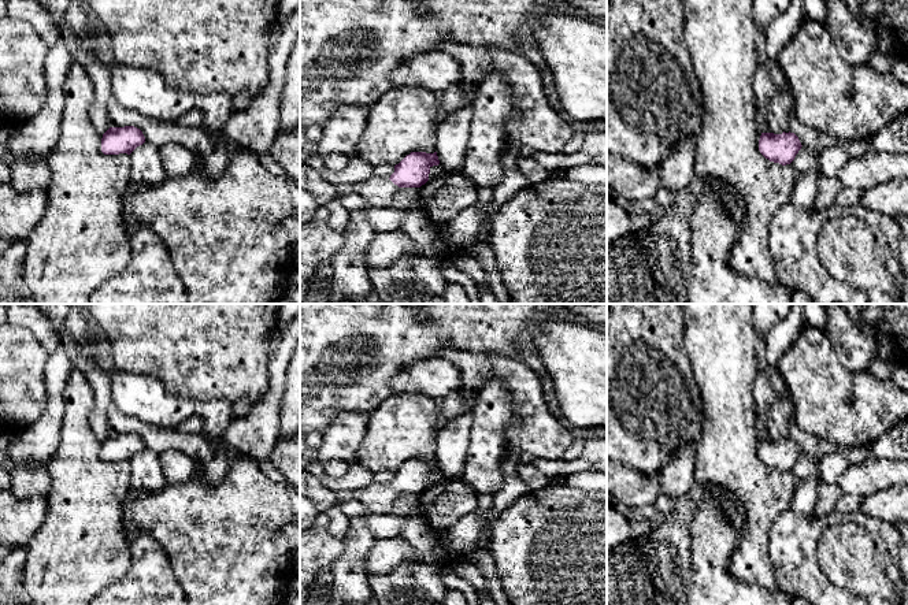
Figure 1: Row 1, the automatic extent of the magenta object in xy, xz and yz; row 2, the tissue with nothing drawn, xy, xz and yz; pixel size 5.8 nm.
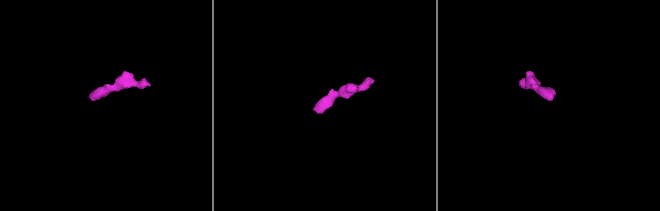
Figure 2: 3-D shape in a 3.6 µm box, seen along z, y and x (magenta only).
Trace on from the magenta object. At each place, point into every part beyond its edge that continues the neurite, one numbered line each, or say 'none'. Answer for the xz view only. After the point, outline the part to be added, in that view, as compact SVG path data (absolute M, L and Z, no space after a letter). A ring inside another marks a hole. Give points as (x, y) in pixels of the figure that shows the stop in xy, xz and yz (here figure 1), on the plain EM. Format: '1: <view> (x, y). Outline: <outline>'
1: xz (378, 498). Outline: M300 471L300 494L308 497L319 513L326 513L334 504L360 500L368 513L386 515L393 511L399 493L390 486L373 483L357 491L333 491L322 480L307 471Z

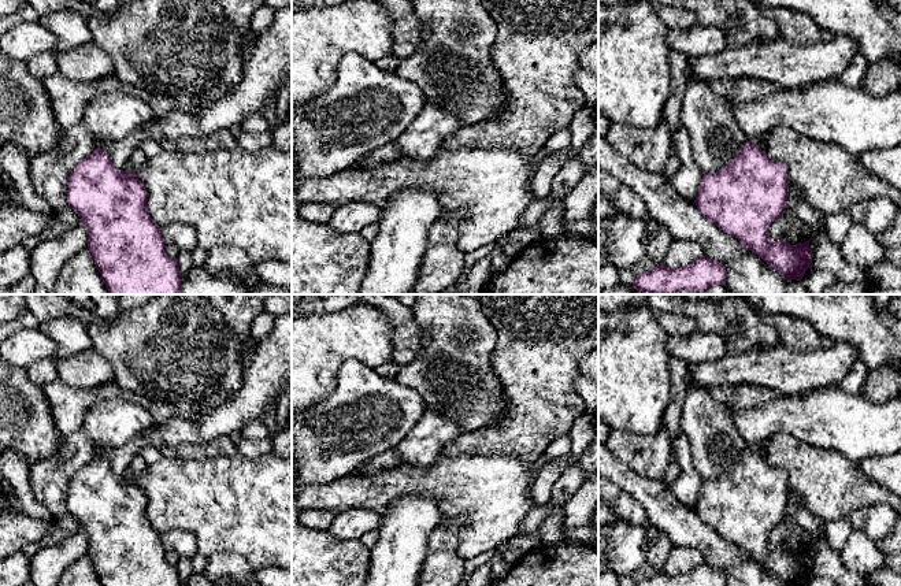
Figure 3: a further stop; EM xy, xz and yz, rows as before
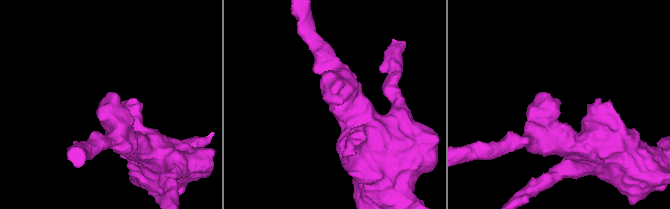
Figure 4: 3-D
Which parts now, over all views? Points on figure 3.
none

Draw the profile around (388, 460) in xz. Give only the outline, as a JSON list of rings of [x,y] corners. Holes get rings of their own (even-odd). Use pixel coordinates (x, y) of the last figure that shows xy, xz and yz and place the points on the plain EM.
[[[390,448],[382,455],[372,457],[364,464],[361,464],[357,468],[357,471],[363,475],[374,475],[374,474],[379,474],[381,471],[393,470],[398,466],[400,466],[400,459],[396,452],[396,448]]]

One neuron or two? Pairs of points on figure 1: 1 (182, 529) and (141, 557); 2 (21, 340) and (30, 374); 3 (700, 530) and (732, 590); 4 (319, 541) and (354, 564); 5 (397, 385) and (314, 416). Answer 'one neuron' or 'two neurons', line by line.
1: two neurons
2: one neuron
3: one neuron
4: two neurons
5: two neurons

